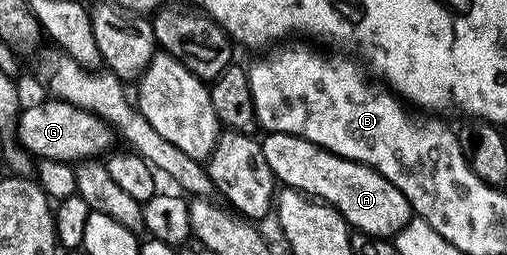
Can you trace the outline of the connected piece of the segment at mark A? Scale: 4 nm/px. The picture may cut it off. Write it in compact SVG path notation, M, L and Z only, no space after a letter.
M269 133L261 144L265 163L269 163L276 182L333 206L352 230L391 239L411 222L411 204L405 195L368 165L345 159L297 135Z

